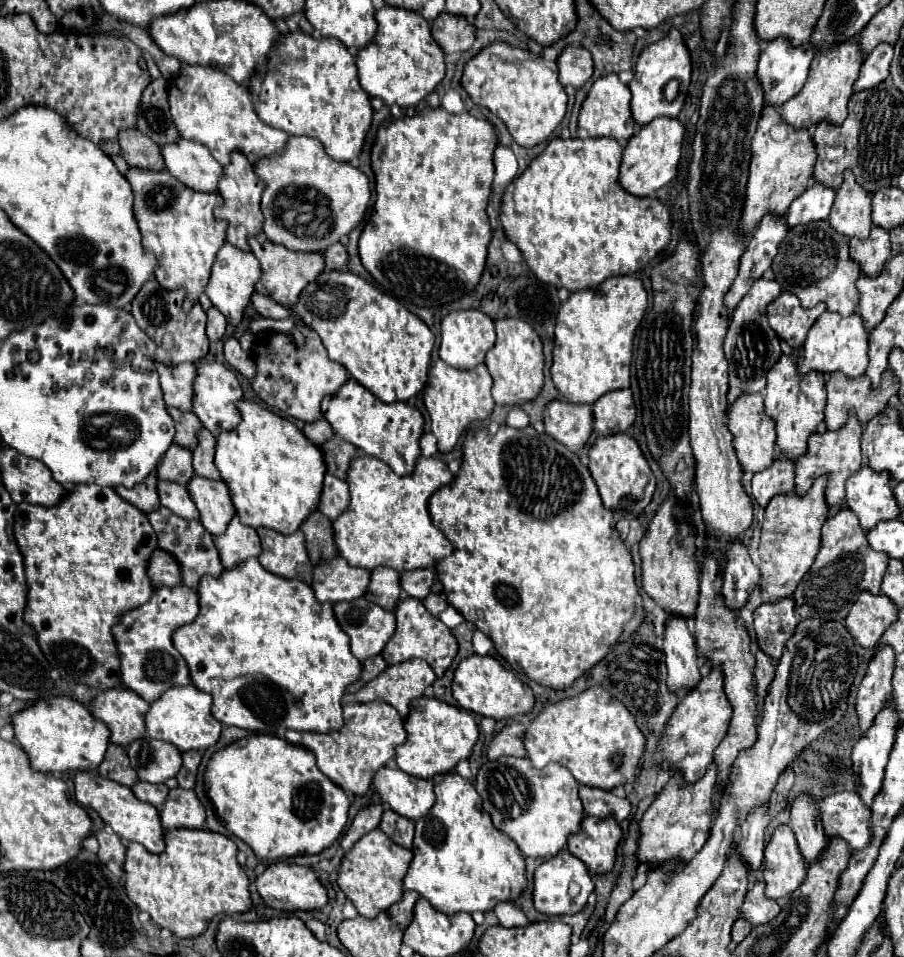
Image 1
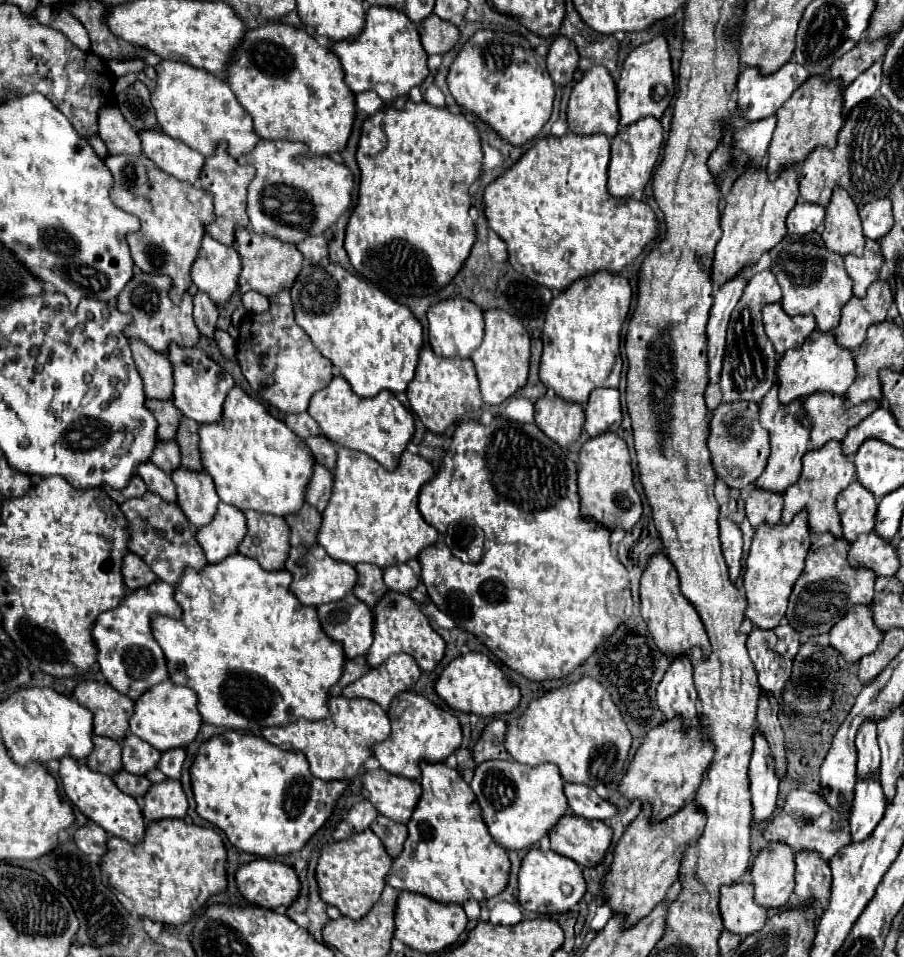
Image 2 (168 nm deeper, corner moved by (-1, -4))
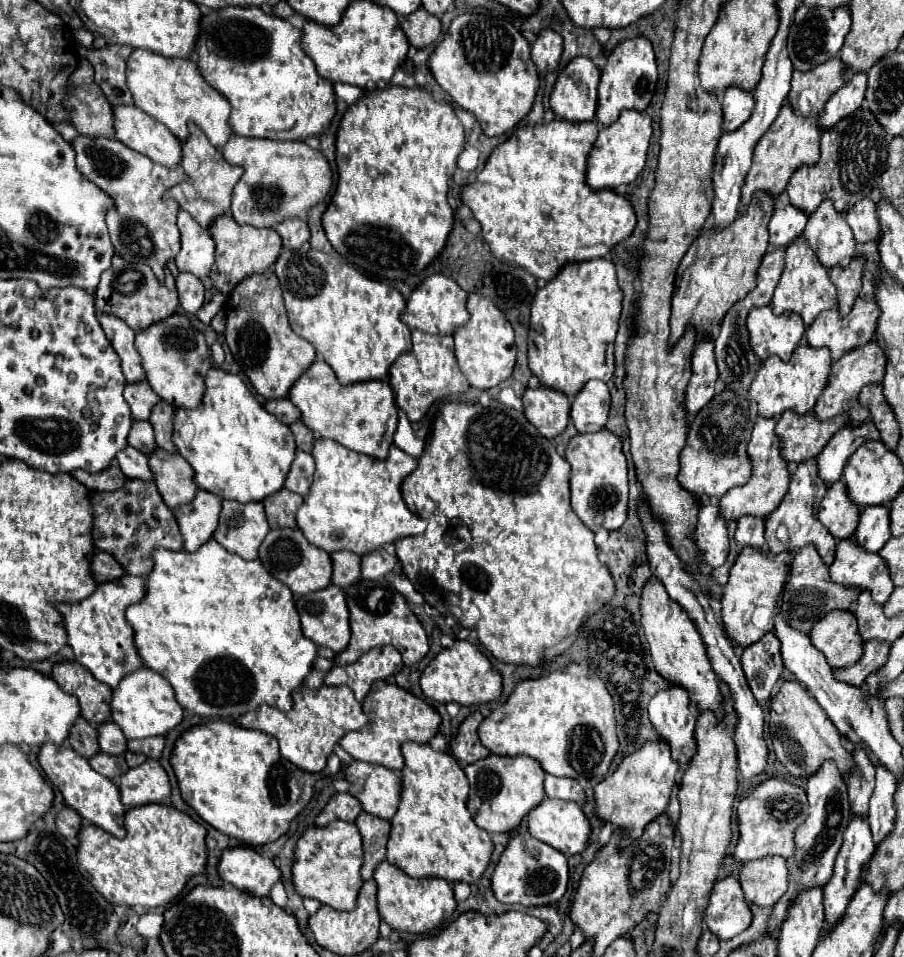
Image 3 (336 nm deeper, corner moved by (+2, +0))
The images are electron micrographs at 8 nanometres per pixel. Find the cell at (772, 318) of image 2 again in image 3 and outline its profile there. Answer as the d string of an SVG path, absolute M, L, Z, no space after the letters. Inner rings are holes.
M770 306L752 308L746 326L752 350L760 362L772 354L776 354L782 362L788 362L804 336L804 324L798 314L776 316Z

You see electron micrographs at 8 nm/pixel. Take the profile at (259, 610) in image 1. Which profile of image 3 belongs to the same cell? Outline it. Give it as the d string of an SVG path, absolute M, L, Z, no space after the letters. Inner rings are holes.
M208 540L196 552L188 552L188 550L172 552L166 548L156 548L152 558L154 558L154 568L146 578L146 594L138 604L132 604L132 608L126 610L126 620L130 622L130 626L134 630L134 644L136 644L136 650L140 654L144 666L162 674L170 682L170 686L174 688L174 694L176 694L176 702L180 702L182 708L186 708L198 716L204 716L204 718L236 718L248 710L256 710L256 706L260 706L264 702L270 706L276 706L280 710L290 710L292 692L298 686L302 686L304 676L312 670L312 662L316 658L316 644L310 642L308 638L304 638L300 632L300 616L296 612L294 596L288 590L288 586L284 586L282 582L272 578L260 564L260 560L244 560L244 558L224 550L216 540Z

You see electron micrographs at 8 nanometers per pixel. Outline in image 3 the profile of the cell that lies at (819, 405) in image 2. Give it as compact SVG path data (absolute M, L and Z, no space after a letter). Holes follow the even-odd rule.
M784 412L776 422L776 436L782 440L782 458L788 464L800 464L814 458L844 426L844 422L848 422L846 416L822 422L814 414L798 416L794 412Z

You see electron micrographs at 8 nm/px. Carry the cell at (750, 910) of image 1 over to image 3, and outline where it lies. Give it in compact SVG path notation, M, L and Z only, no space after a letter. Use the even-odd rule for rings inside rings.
M728 876L714 884L702 922L718 940L730 940L750 926L752 912L736 878Z

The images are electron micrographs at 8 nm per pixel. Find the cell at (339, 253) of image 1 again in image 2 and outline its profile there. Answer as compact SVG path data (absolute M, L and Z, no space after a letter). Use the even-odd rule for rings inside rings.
M319 236L317 238L307 238L307 240L299 242L297 248L311 264L329 260L329 244L327 244L327 238L323 238L323 236L321 238Z

